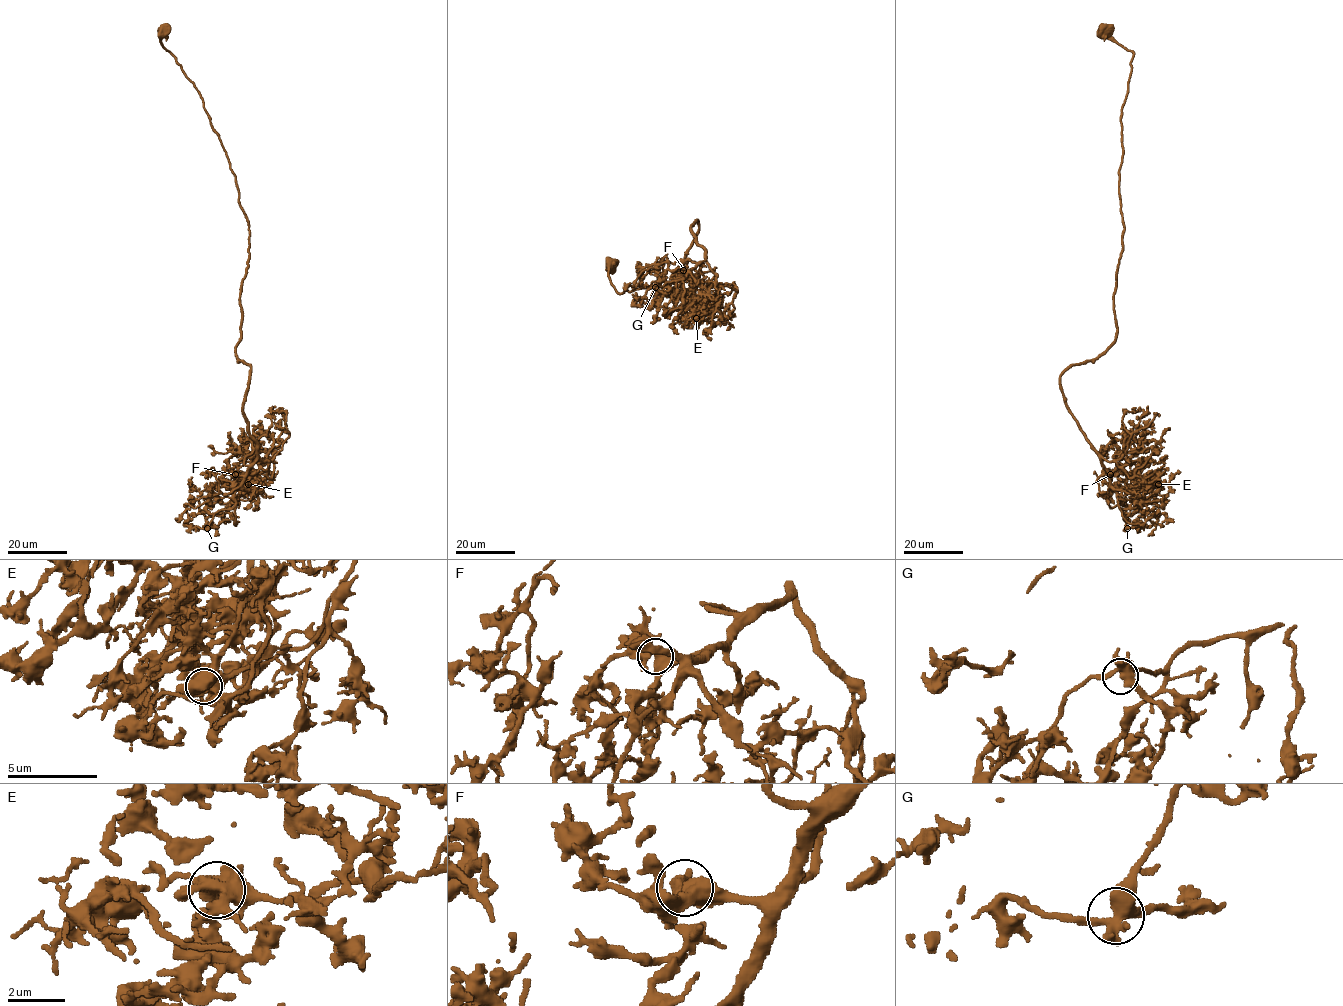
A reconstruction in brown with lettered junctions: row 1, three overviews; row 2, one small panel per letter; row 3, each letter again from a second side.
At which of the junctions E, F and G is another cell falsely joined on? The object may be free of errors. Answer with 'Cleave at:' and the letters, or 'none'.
Cleave at: E

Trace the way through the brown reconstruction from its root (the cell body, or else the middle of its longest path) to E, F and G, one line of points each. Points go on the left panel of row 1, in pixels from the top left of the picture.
E: (164, 31), (249, 226), (235, 351), (250, 366), (243, 414), (257, 459), (241, 487), (256, 489), (248, 484)
F: (164, 31), (249, 226), (235, 355), (250, 366), (243, 414), (257, 459), (235, 474)
G: (164, 31), (249, 231), (235, 355), (250, 366), (243, 414), (257, 459), (207, 528)

